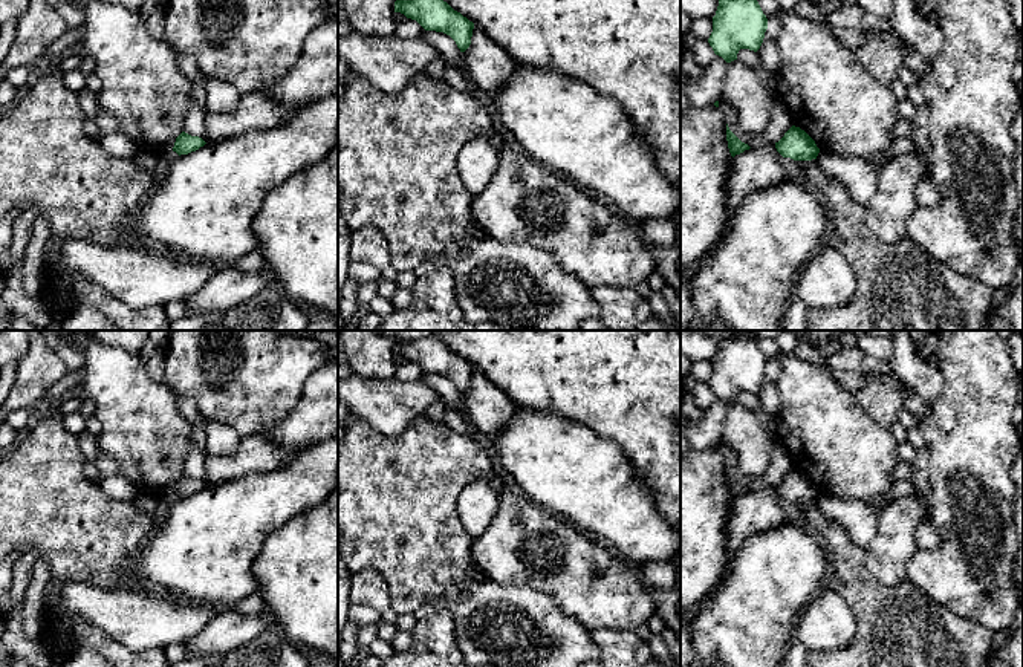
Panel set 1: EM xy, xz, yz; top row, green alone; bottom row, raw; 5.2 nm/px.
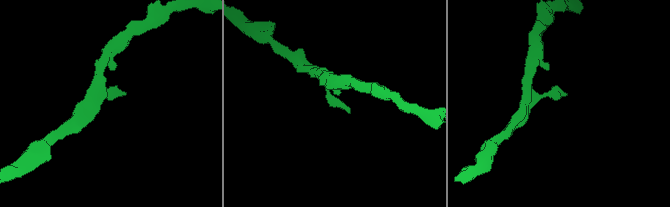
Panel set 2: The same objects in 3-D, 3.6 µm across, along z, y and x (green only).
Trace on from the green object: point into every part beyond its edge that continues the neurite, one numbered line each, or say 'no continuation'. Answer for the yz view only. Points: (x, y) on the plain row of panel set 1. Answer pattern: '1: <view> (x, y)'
no continuation

